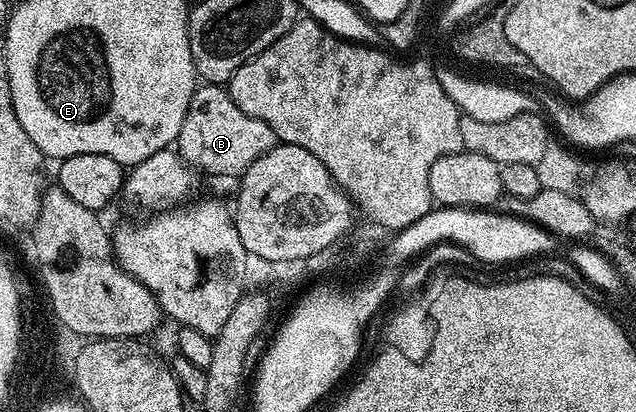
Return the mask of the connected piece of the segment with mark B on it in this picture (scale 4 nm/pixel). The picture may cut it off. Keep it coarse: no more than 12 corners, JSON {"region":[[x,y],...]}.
{"region":[[201,85],[175,150],[209,175],[239,177],[277,134]]}

